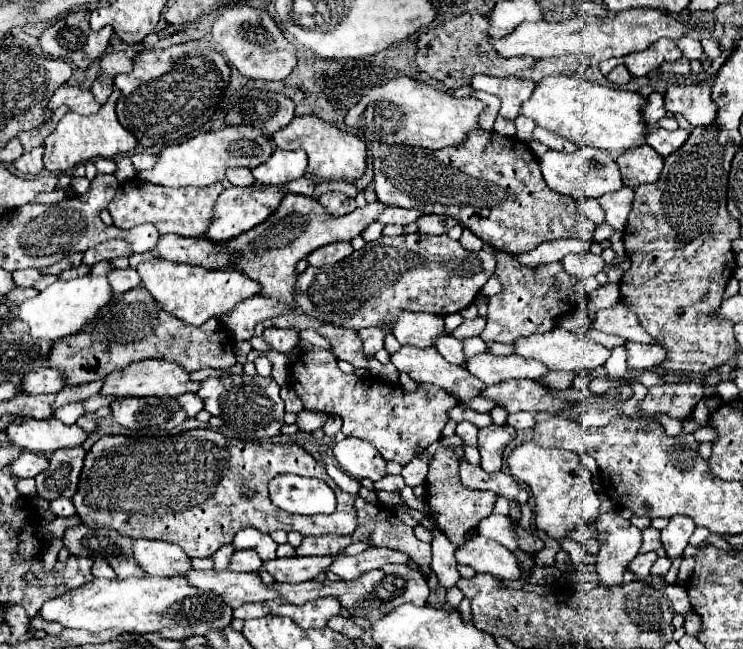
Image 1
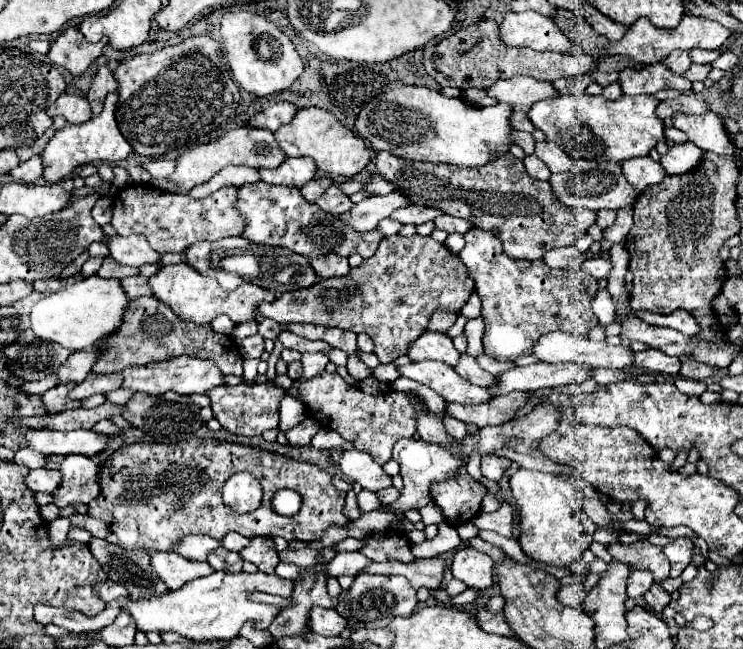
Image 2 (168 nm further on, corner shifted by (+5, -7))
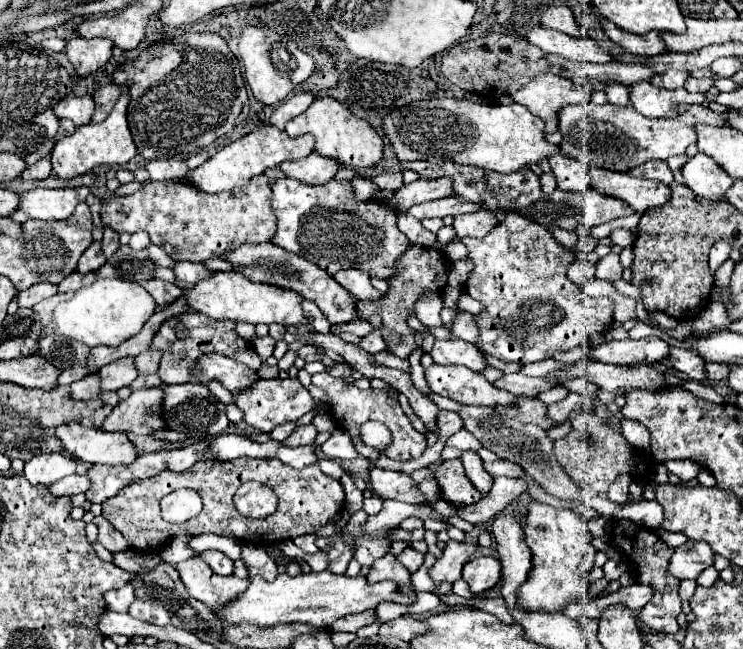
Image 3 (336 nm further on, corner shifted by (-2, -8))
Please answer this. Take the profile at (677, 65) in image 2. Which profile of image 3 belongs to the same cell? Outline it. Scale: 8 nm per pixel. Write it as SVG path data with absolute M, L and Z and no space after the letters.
M668 70L668 72L662 72L662 74L656 74L650 82L654 82L654 86L658 88L668 88L668 90L676 90L676 88L682 88L686 78L690 76L688 70Z

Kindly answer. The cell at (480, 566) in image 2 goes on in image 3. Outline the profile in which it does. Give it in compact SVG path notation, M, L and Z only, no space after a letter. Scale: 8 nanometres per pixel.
M474 556L472 560L468 560L468 562L464 564L462 578L468 582L472 594L482 594L482 592L494 588L494 586L500 582L500 562L498 562L498 558L494 558L494 556Z

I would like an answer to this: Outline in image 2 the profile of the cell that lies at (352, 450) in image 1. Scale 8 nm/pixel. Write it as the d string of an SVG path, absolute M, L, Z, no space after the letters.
M357 449L341 453L339 467L351 481L359 483L367 491L375 493L379 489L391 487L391 477L381 469L381 465Z

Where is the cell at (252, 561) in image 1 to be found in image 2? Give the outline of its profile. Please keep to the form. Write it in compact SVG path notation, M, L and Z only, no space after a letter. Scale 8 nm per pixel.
M217 547L209 553L207 557L207 563L211 563L211 567L215 571L227 571L227 573L239 573L241 571L241 565L243 565L243 559L241 555L237 553L231 553L223 547Z

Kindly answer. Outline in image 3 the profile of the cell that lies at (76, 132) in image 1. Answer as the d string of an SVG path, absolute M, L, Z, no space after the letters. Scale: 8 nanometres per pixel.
M126 92L120 94L114 110L110 112L110 116L104 122L84 124L80 128L76 128L76 132L72 136L66 136L60 142L56 142L56 146L52 150L52 174L62 180L68 180L68 178L80 176L100 164L126 164L128 160L132 160L136 156L136 146L132 142L128 122L126 122L128 102L130 102L130 96Z

